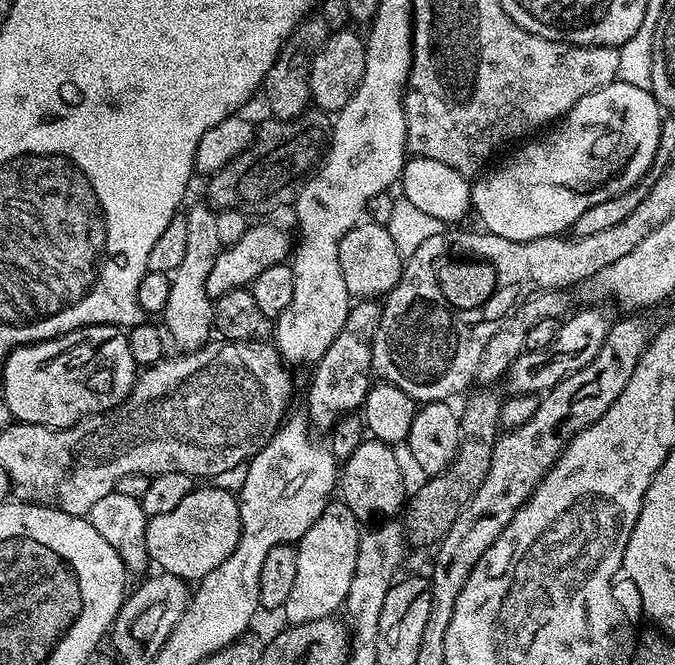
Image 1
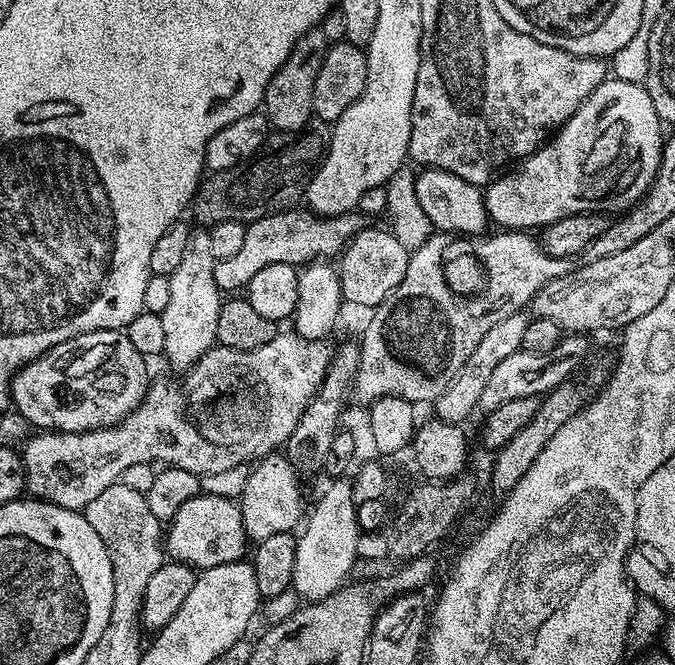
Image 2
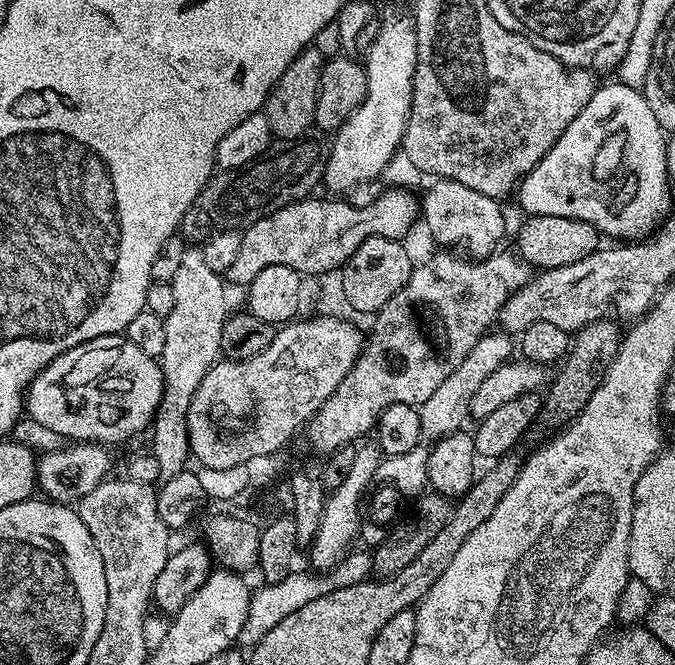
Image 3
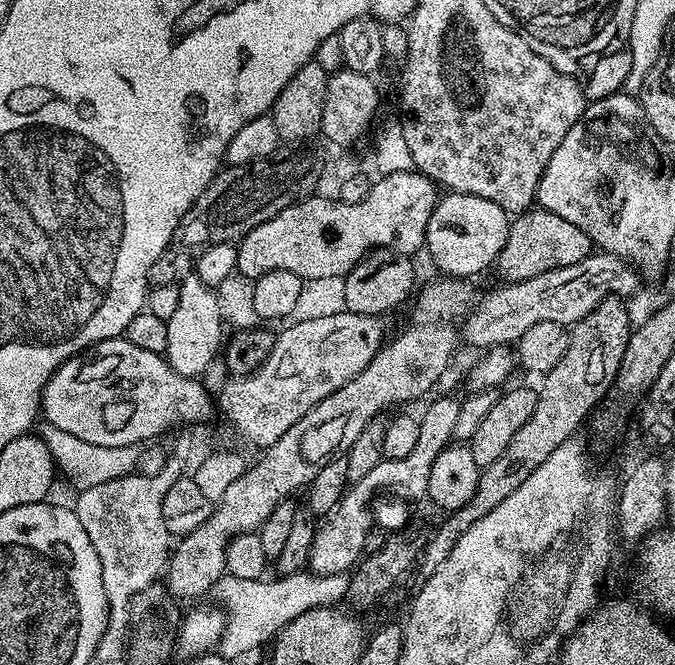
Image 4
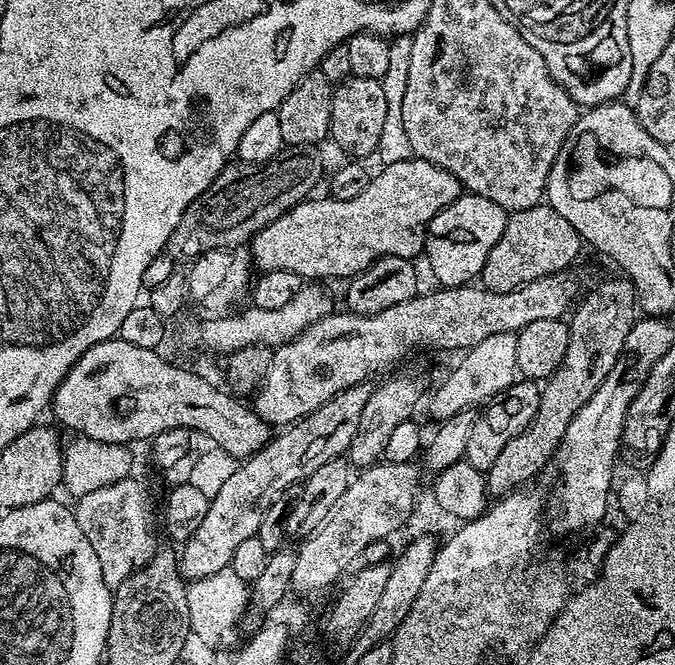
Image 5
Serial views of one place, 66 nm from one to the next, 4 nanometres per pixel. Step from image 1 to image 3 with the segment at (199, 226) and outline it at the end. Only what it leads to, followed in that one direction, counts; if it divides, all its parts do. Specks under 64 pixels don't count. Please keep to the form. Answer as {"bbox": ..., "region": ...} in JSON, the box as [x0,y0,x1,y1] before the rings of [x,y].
{"bbox":[154,246,226,480],"region":[[[200,246],[185,247],[182,263],[178,266],[171,282],[174,290],[174,310],[164,317],[166,326],[166,343],[158,363],[163,371],[163,398],[154,417],[155,427],[168,428],[168,436],[156,440],[154,452],[157,457],[172,456],[161,463],[160,475],[164,480],[174,478],[174,474],[185,471],[189,463],[188,451],[188,410],[192,396],[196,393],[202,378],[212,368],[221,355],[222,326],[226,319],[224,312],[223,279],[210,266],[206,266],[204,249]]]}

